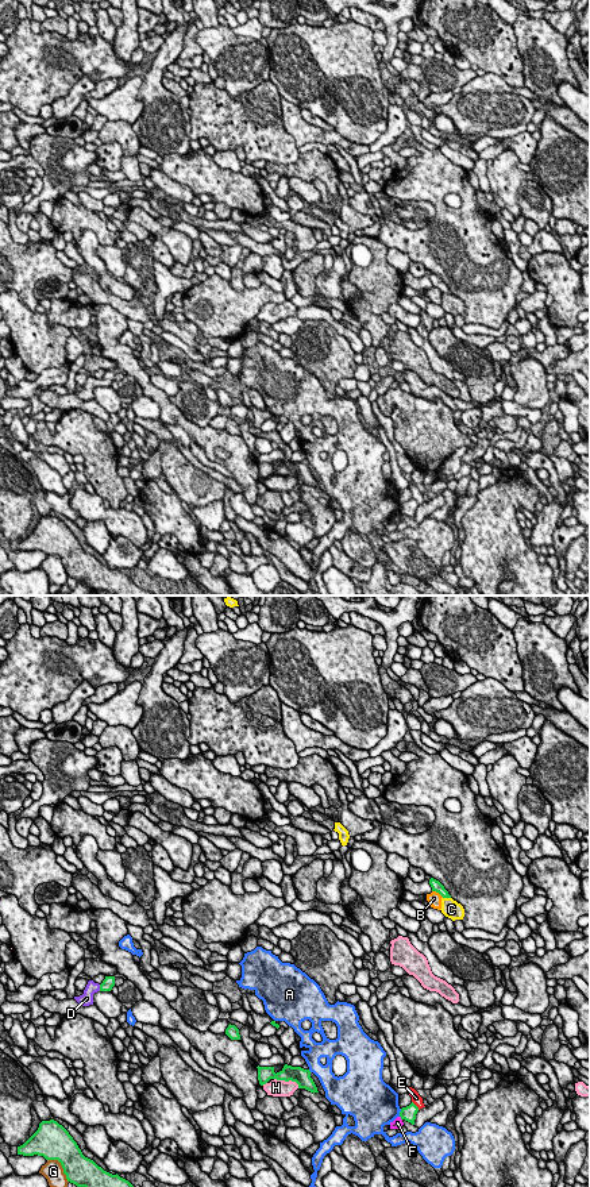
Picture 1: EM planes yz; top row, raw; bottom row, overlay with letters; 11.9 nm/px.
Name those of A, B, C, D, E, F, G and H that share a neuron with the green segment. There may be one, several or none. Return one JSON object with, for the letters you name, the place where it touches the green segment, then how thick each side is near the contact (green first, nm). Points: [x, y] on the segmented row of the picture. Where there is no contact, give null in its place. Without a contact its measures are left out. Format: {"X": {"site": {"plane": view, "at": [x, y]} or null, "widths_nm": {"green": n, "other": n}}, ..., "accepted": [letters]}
{"D": {"site": {"plane": "yz", "at": [100, 987]}, "widths_nm": {"green": 140, "other": 160}}, "accepted": ["D"]}

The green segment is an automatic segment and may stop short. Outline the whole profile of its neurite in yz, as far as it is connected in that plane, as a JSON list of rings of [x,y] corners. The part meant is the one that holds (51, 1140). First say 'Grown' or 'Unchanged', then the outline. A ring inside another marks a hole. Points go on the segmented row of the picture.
Unchanged. [[[42,1121],[38,1130],[20,1146],[18,1155],[58,1160],[68,1182],[77,1187],[134,1187],[85,1157],[69,1132],[57,1121]]]

